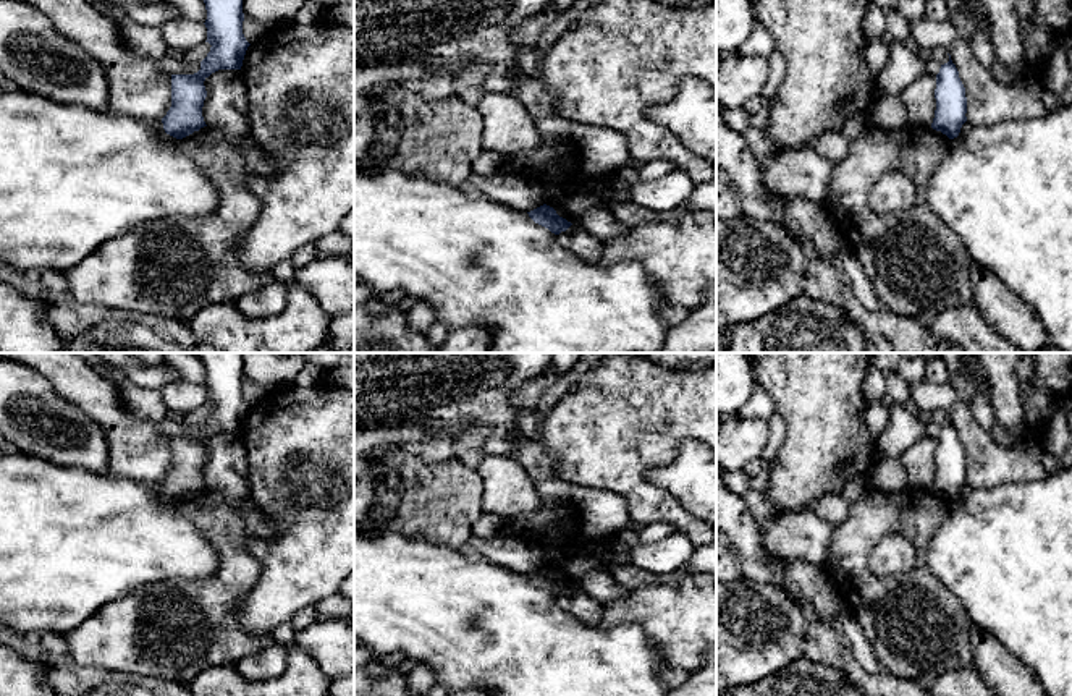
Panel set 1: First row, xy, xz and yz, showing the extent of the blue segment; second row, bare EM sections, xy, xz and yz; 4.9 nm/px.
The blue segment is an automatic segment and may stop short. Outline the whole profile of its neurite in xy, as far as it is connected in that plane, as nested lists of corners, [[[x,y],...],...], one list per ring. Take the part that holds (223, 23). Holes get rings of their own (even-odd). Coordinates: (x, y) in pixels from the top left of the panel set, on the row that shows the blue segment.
[[[204,0],[207,40],[212,47],[194,74],[171,74],[171,107],[162,118],[167,134],[183,139],[207,126],[202,117],[204,81],[218,70],[241,70],[247,47],[243,0]]]

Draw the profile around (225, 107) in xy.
[[[218,70],[204,81],[207,97],[202,117],[207,126],[220,129],[230,142],[251,134],[247,89],[241,70]]]

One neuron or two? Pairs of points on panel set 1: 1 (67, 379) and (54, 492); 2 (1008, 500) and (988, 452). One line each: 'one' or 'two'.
1: two
2: two

